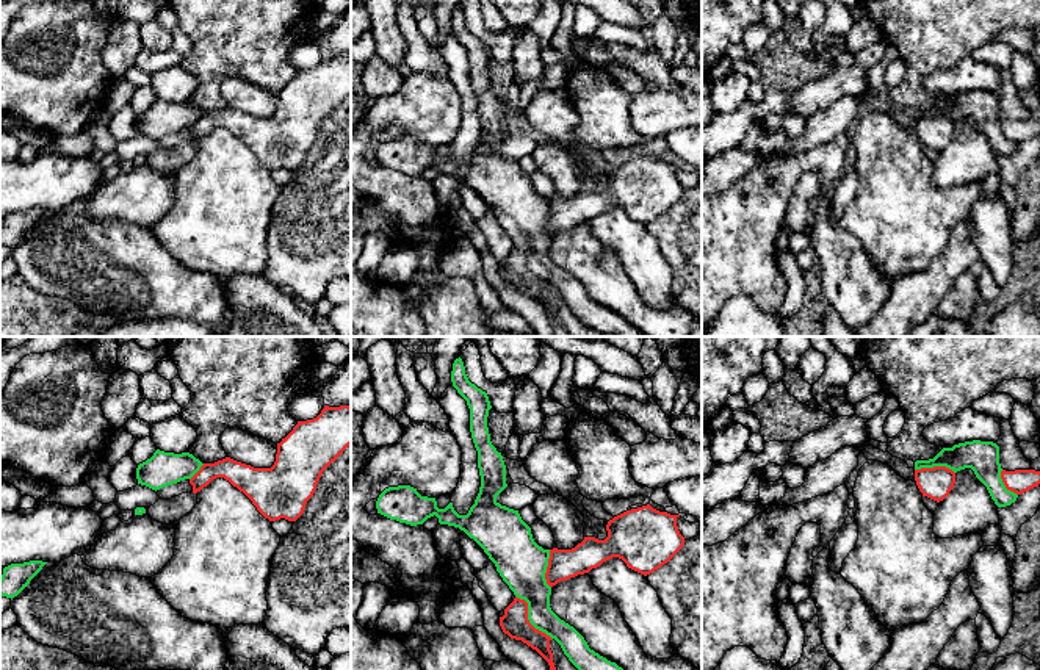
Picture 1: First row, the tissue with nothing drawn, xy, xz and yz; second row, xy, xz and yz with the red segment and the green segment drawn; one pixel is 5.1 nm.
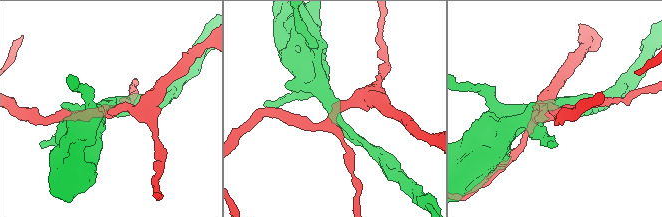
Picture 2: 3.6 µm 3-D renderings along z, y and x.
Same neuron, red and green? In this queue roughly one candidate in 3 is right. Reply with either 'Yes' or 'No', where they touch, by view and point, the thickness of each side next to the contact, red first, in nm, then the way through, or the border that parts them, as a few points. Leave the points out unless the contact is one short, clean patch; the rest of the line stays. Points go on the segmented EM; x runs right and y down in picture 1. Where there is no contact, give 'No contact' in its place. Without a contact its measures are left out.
No. Touches red at xz (527, 619). Thickness 140 nm (red) against 220 nm

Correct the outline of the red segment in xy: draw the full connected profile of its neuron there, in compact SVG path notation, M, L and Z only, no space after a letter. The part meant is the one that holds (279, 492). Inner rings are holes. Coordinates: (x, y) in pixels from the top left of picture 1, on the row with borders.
M324 405L321 413L298 421L293 430L277 443L271 468L254 468L230 457L204 463L190 479L193 493L213 479L224 477L243 492L257 510L276 521L296 521L313 496L323 471L351 445L351 407Z

